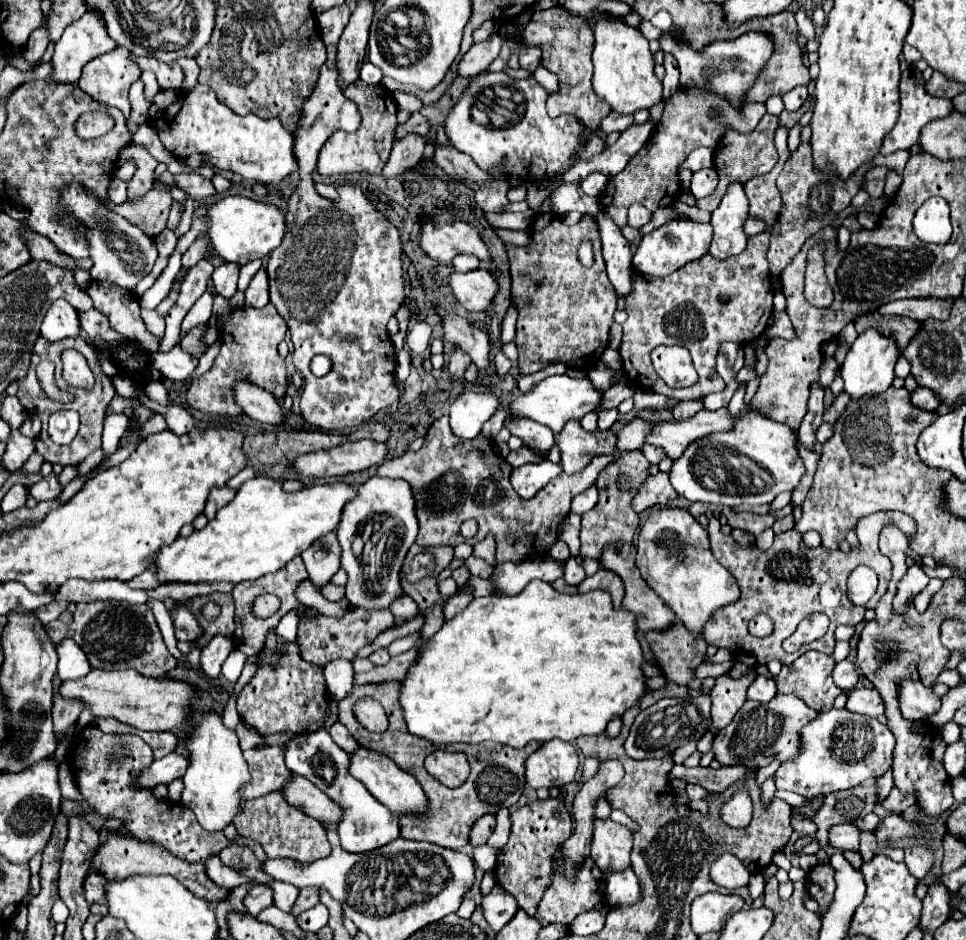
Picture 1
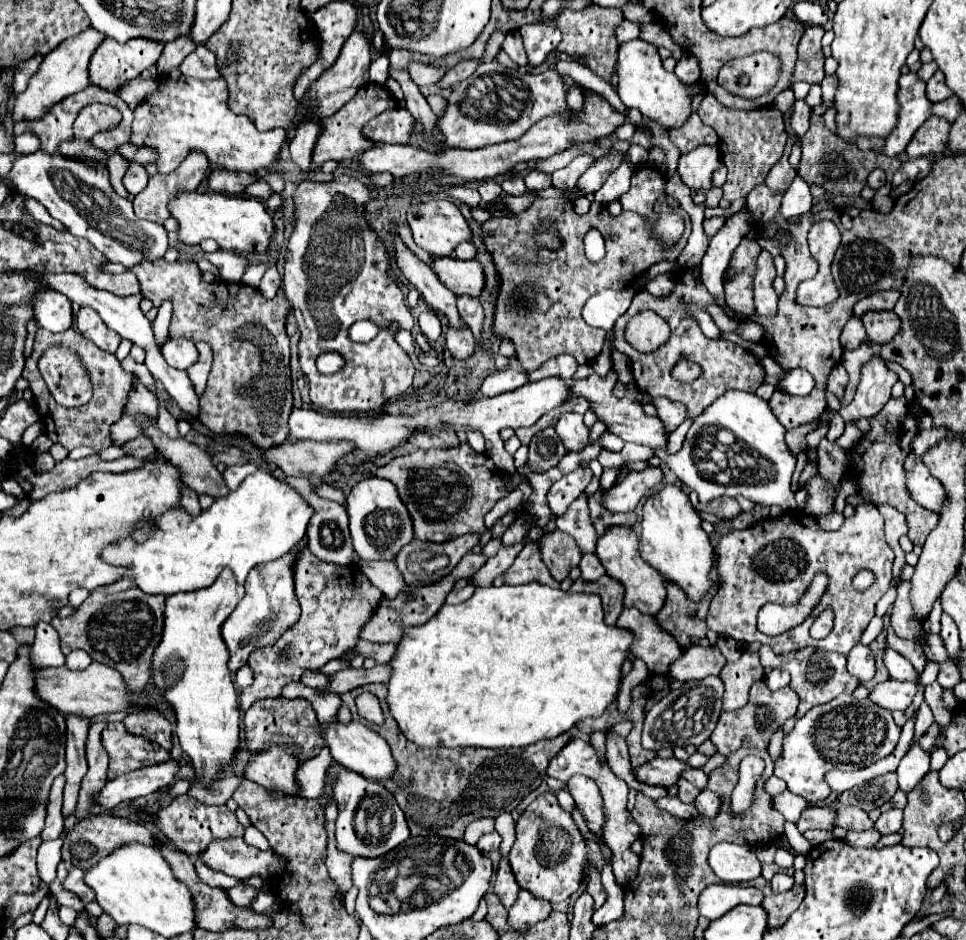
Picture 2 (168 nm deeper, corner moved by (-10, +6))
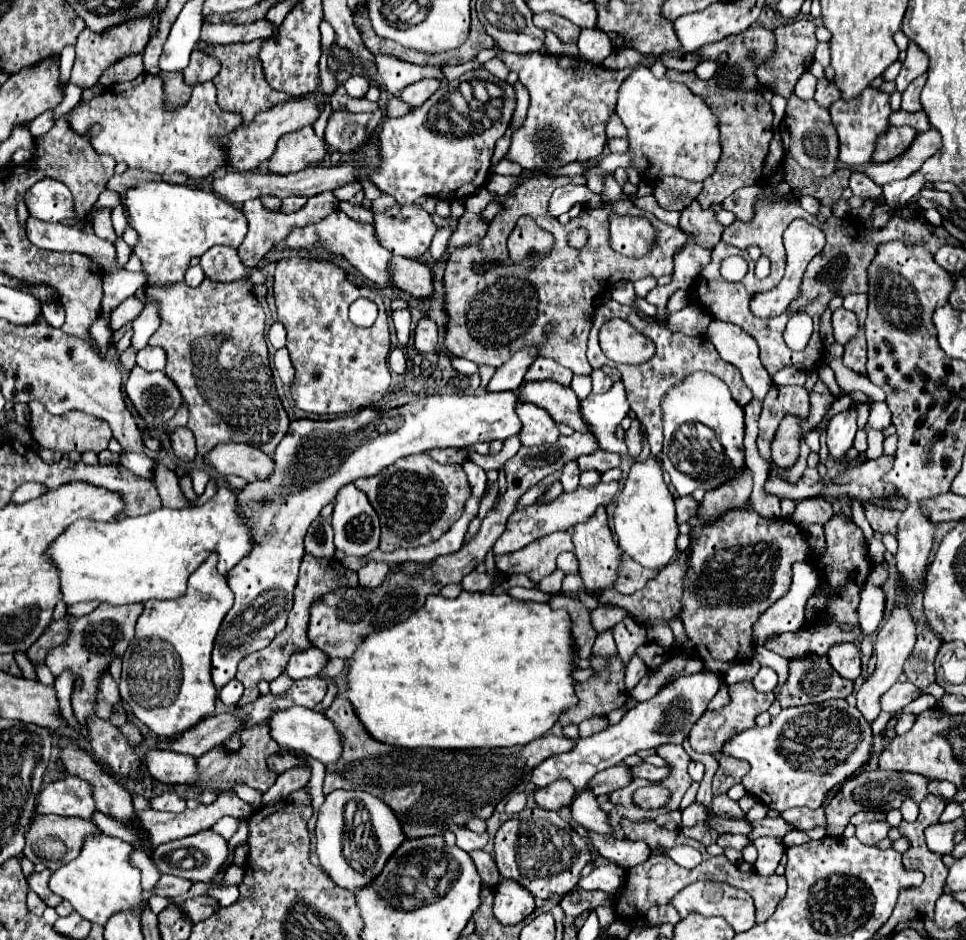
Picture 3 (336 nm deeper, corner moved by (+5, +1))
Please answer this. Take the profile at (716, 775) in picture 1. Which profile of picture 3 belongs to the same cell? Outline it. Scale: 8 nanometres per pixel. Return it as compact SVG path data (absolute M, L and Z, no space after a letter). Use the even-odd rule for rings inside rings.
M618 764L618 766L606 768L604 772L598 772L592 778L590 786L592 786L592 792L596 796L600 796L600 794L610 794L612 790L618 790L618 788L628 786L628 780L634 780L632 768L626 766L626 764Z

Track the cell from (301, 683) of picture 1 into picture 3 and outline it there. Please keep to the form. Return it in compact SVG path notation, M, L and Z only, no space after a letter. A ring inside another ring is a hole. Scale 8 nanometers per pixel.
M268 724L252 726L244 732L244 746L240 746L240 750L228 752L228 750L224 750L224 746L214 746L212 750L208 750L206 754L202 754L198 758L200 782L196 782L196 786L200 786L200 788L230 788L234 782L240 782L240 784L248 784L252 788L266 792L278 778L268 770L266 758L272 754L280 754L280 746L268 734Z

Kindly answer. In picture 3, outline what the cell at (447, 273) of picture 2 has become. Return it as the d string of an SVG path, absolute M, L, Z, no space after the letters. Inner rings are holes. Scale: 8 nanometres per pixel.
M392 258L392 272L394 286L414 298L430 298L434 294L434 278L428 264L410 258Z

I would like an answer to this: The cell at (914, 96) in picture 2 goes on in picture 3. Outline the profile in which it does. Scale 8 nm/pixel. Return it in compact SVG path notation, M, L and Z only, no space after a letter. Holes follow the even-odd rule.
M878 88L864 90L862 96L856 98L854 102L842 102L842 100L834 102L830 106L830 116L832 116L832 122L840 136L840 160L850 166L872 162L872 154L876 150L876 142L878 142L880 134L888 132L888 128L890 128L888 126L890 114L892 114L890 94L886 94Z

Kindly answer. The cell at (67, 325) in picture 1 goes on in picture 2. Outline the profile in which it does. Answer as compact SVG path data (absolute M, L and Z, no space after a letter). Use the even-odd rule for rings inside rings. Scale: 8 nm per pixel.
M51 289L37 291L31 297L31 305L33 305L33 315L37 325L51 333L61 333L67 327L71 327L75 321L71 311L71 301L67 301L67 297Z

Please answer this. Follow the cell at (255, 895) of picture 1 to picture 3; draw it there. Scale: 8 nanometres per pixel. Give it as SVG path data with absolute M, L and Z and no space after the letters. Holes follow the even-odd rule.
M194 896L194 898L188 898L184 904L182 904L182 910L186 916L190 916L192 922L200 922L200 920L206 920L214 914L214 910L218 910L220 904L214 902L212 896Z

